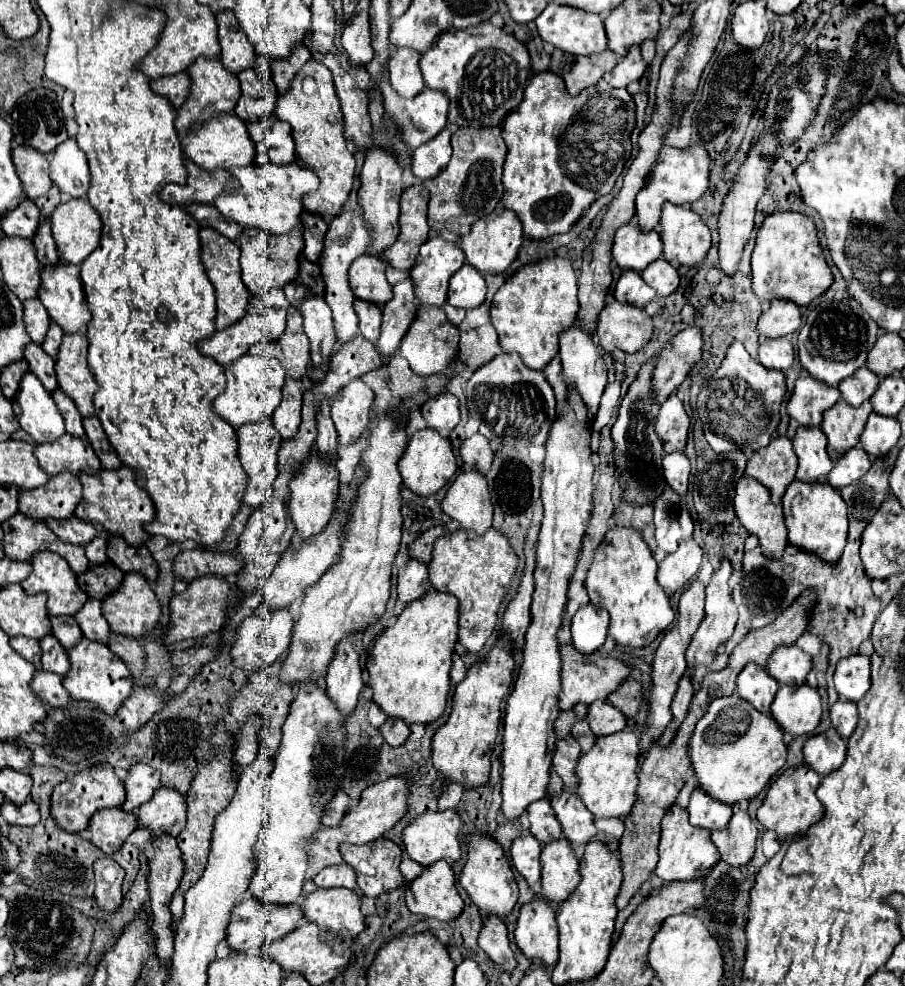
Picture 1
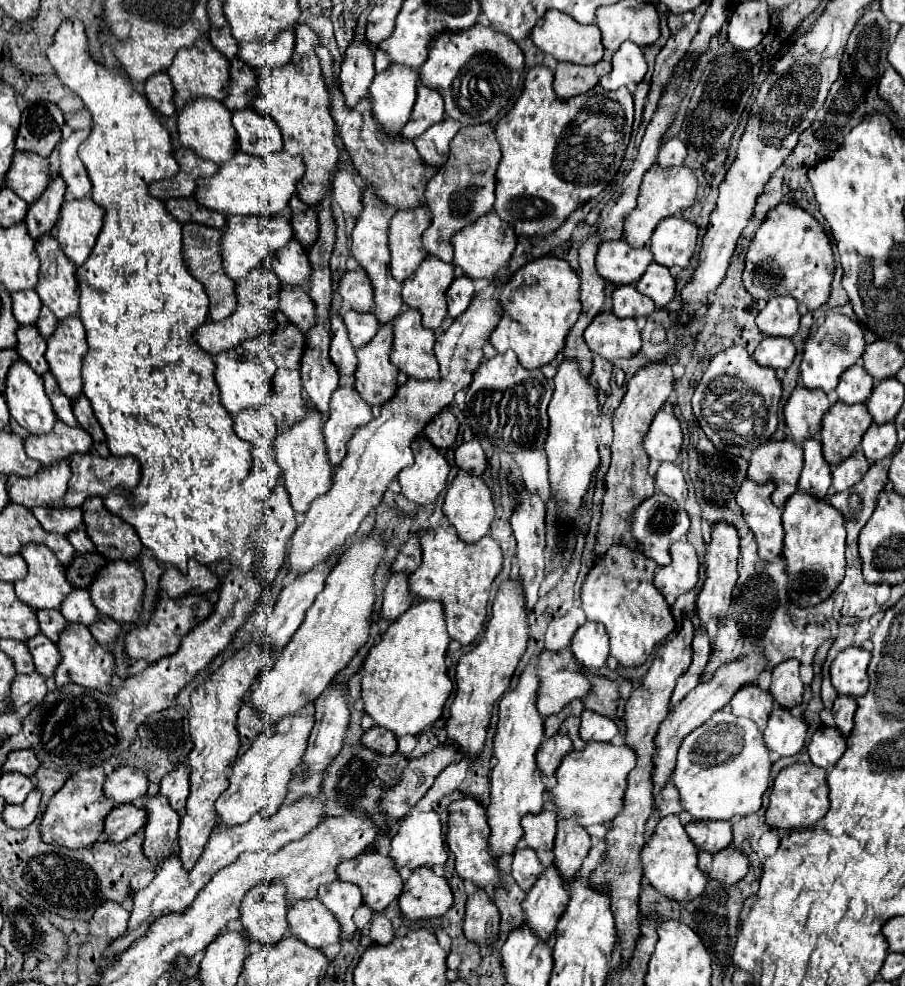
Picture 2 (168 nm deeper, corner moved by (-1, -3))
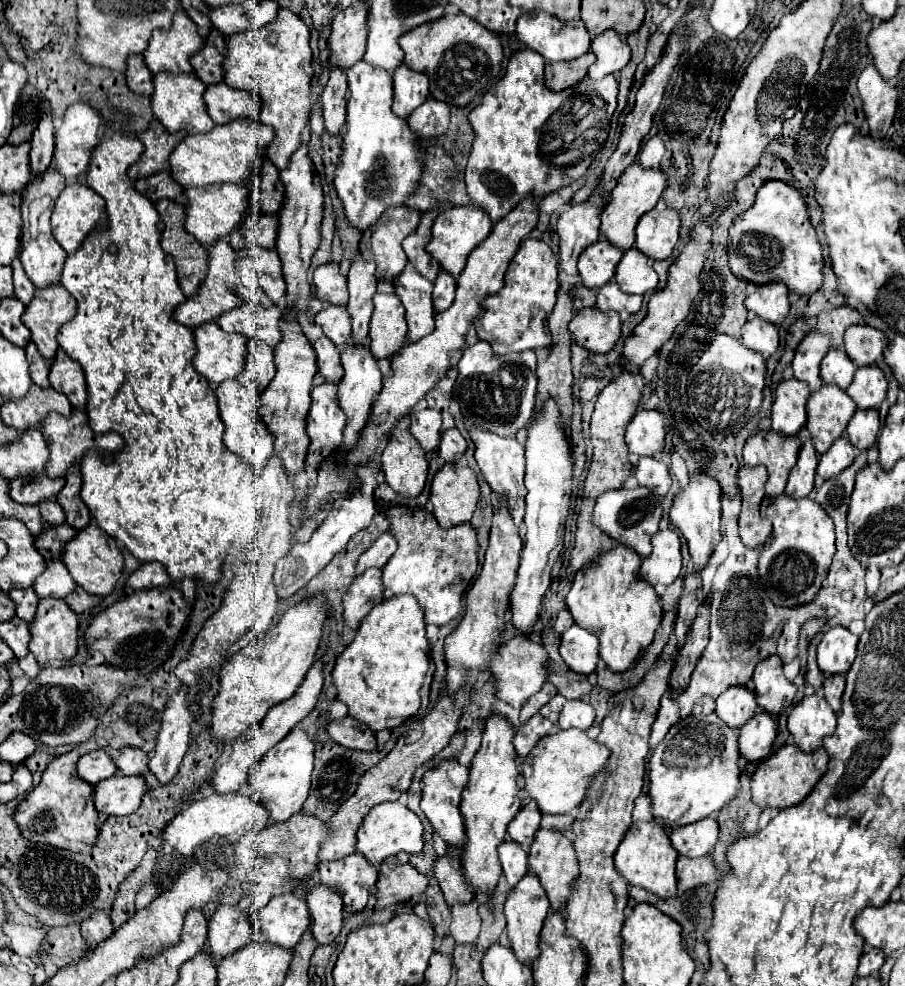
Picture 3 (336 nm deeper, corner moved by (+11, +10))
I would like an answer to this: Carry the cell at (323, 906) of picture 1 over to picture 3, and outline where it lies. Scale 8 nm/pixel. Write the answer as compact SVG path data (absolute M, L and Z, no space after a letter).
M294 894L270 898L266 908L258 912L256 920L266 940L284 948L294 948L312 924L306 902Z

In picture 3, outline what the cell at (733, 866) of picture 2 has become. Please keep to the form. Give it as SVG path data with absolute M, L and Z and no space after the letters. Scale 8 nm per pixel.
M706 854L702 858L680 856L678 866L676 866L676 876L678 876L678 882L680 882L678 894L682 894L686 888L710 884L710 882L716 882L720 878L712 854Z

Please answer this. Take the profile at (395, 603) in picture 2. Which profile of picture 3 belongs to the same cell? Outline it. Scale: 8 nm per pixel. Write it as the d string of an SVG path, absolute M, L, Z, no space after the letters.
M368 568L360 574L350 592L344 596L344 622L346 626L358 626L368 612L384 600L384 586L382 586L382 568Z

